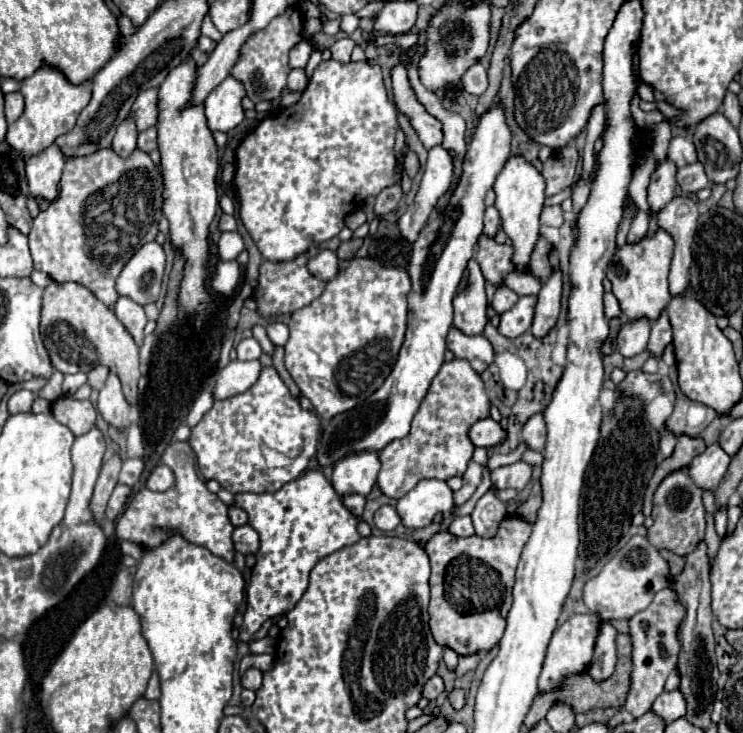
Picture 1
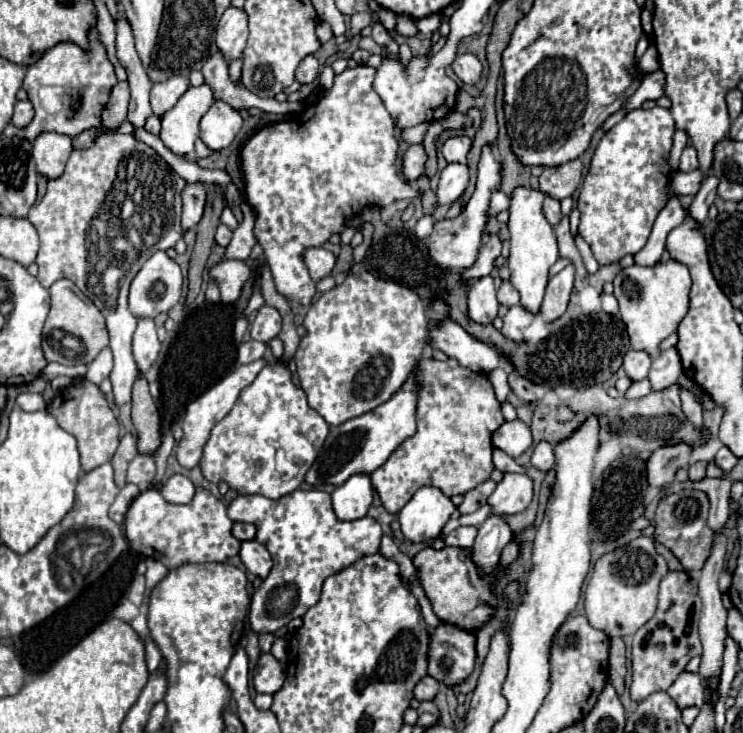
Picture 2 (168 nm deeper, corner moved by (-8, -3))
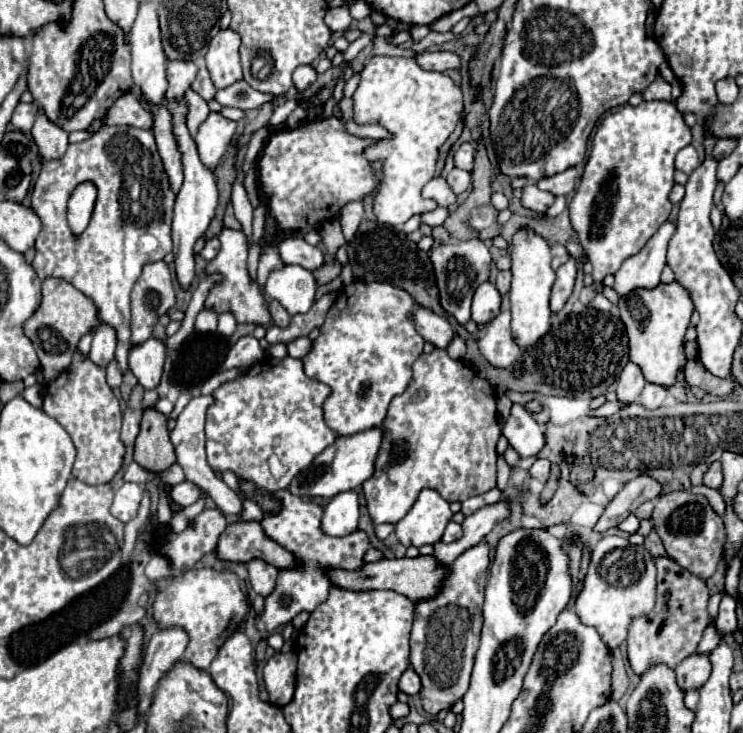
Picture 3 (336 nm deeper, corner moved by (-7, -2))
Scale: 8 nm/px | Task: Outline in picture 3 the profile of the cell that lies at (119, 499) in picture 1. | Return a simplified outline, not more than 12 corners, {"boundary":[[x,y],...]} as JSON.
{"boundary":[[124,482],[116,490],[112,516],[130,522],[140,508],[144,488]]}

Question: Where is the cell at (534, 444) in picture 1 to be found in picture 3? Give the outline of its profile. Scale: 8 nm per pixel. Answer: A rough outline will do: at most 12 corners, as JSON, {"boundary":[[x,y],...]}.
{"boundary":[[538,458],[530,468],[530,476],[546,484],[550,462]]}

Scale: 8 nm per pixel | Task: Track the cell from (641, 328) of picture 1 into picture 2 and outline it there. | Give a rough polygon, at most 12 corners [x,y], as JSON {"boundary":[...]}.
{"boundary":[[631,349],[623,369],[633,381],[645,379],[651,355]]}

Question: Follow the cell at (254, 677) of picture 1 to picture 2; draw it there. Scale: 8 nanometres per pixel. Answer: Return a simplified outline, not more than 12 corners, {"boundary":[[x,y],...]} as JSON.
{"boundary":[[261,653],[253,669],[255,691],[273,695],[285,681],[283,665]]}

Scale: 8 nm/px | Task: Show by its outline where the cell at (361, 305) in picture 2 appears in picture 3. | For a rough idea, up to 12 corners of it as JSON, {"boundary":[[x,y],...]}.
{"boundary":[[348,284],[302,358],[338,436],[380,426],[424,338],[414,298]]}

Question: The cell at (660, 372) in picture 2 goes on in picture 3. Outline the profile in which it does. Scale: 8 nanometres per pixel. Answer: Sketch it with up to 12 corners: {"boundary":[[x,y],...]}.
{"boundary":[[646,384],[640,404],[646,410],[662,406],[668,390]]}

